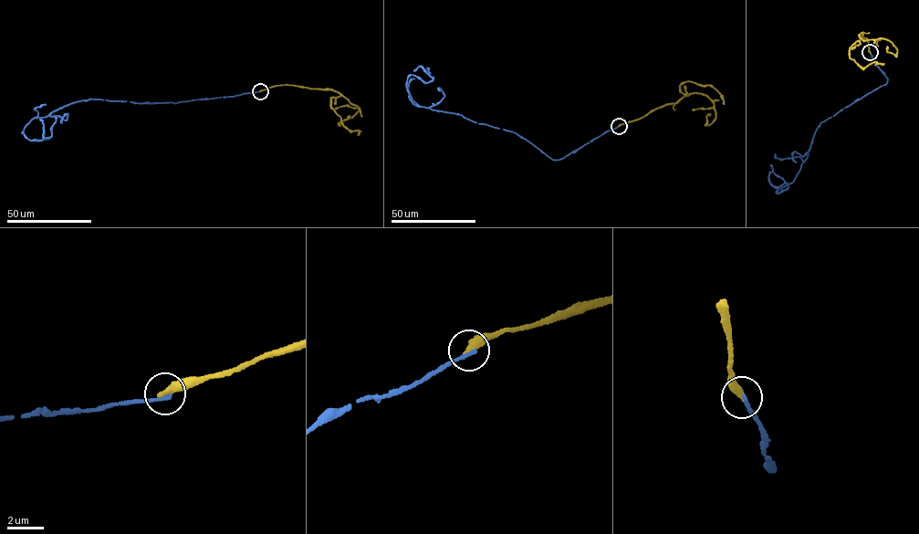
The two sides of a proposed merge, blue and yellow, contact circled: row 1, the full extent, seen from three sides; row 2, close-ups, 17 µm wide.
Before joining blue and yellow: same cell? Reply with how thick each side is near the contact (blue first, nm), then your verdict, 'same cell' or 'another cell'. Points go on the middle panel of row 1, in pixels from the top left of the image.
200/440 nm | another cell

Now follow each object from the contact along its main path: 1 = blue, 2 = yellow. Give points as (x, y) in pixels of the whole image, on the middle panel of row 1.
1: (619, 126), (552, 160), (515, 132), (416, 106), (407, 78), (433, 79), (421, 67), (413, 70)
2: (619, 126), (698, 93), (714, 104), (715, 117), (706, 125), (709, 115)

